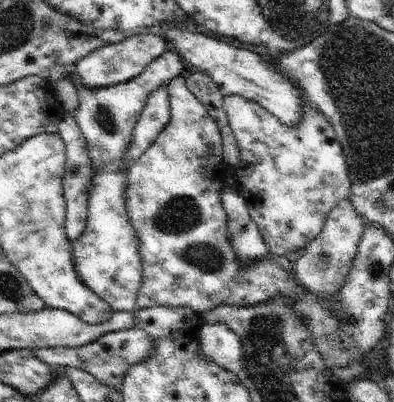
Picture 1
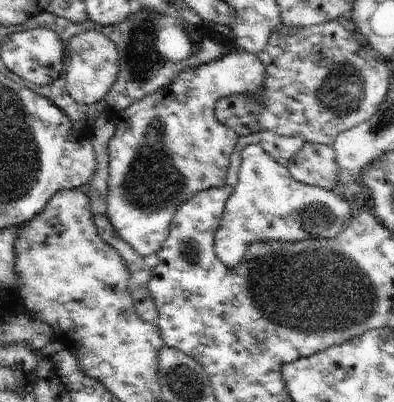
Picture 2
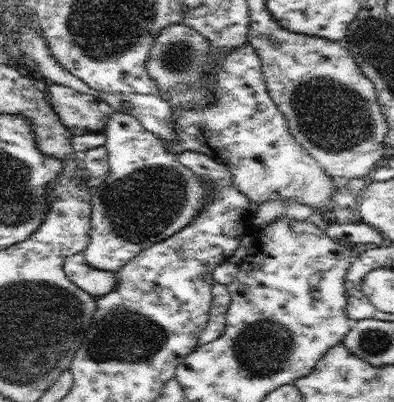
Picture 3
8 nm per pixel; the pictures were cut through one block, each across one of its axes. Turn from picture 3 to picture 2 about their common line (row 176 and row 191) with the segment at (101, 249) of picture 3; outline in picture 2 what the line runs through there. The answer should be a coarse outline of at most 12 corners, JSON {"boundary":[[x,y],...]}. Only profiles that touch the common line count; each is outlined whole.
{"boundary":[[231,48],[113,116],[105,214],[145,258],[239,136],[215,102],[259,96]]}

